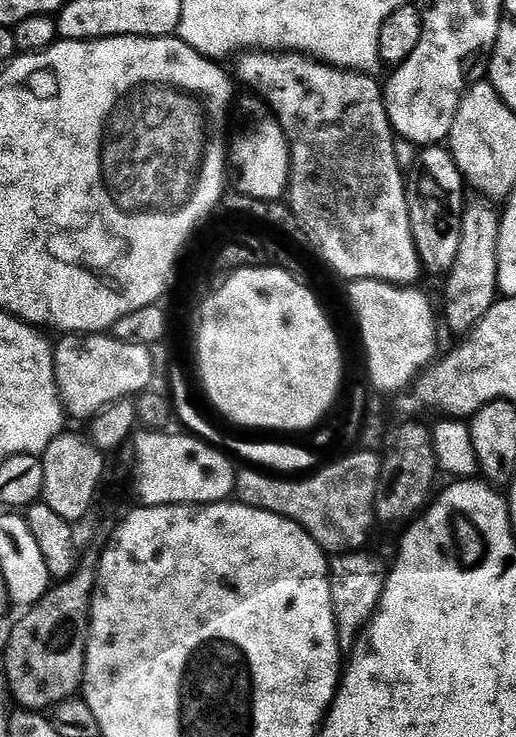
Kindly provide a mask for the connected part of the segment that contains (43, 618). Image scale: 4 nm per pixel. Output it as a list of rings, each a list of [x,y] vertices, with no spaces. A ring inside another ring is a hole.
[[[81,567],[69,580],[57,583],[17,622],[4,652],[4,672],[8,675],[8,688],[16,695],[21,709],[55,709],[81,691],[88,657],[92,589],[95,587],[95,571],[91,567]]]

